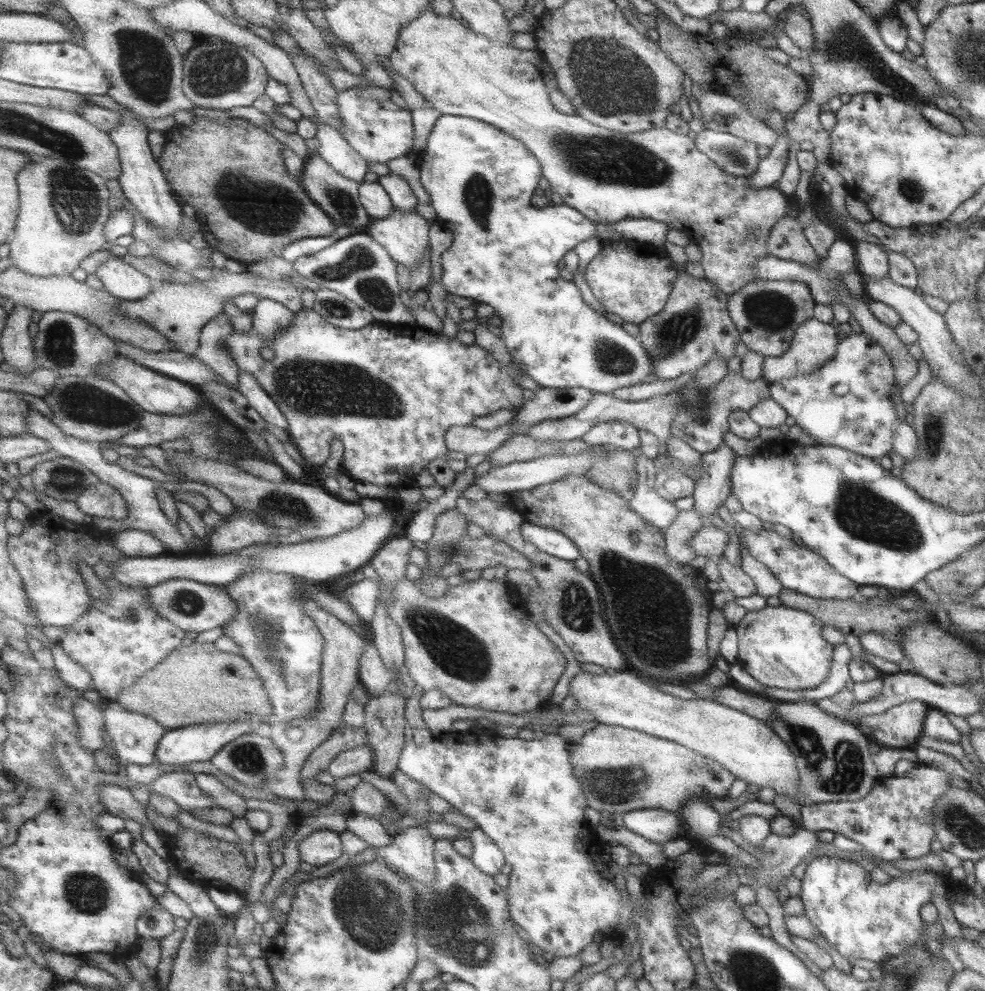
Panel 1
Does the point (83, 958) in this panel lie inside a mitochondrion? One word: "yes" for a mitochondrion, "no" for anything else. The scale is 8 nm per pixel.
no

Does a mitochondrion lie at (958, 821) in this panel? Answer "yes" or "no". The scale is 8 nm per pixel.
yes

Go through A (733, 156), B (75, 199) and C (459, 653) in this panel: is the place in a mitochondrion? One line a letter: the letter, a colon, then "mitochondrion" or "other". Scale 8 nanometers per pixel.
A: mitochondrion
B: mitochondrion
C: mitochondrion

